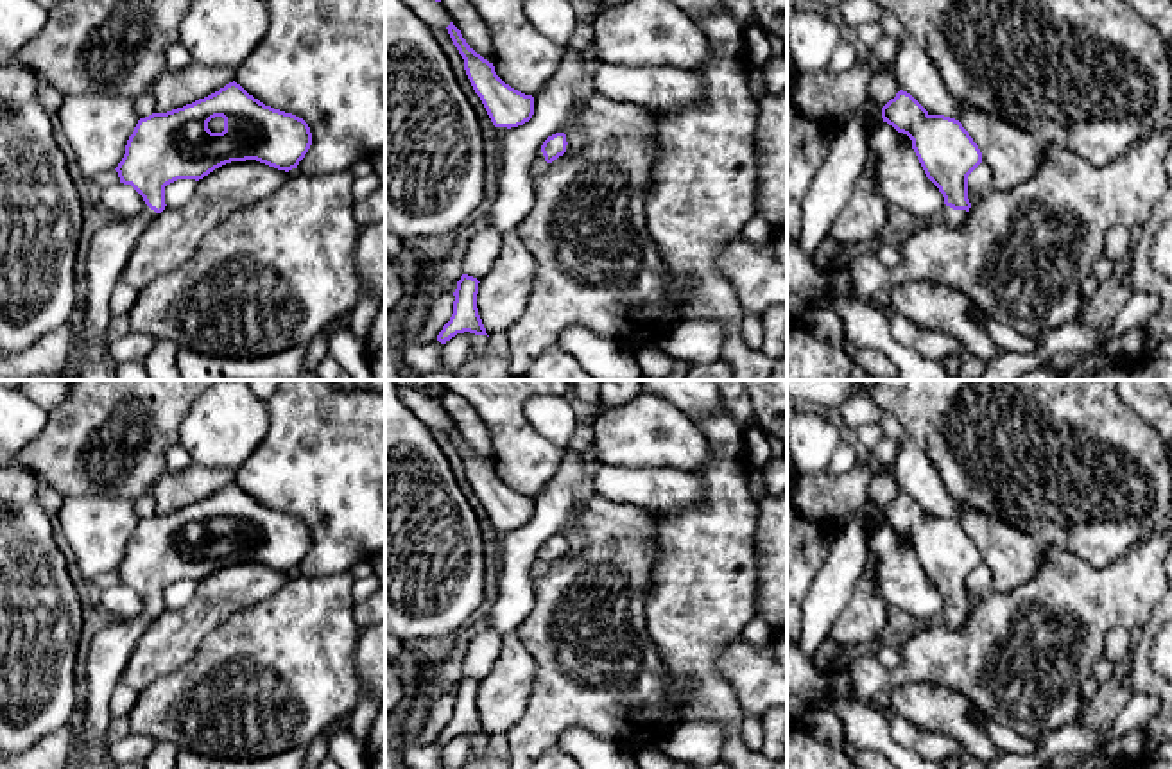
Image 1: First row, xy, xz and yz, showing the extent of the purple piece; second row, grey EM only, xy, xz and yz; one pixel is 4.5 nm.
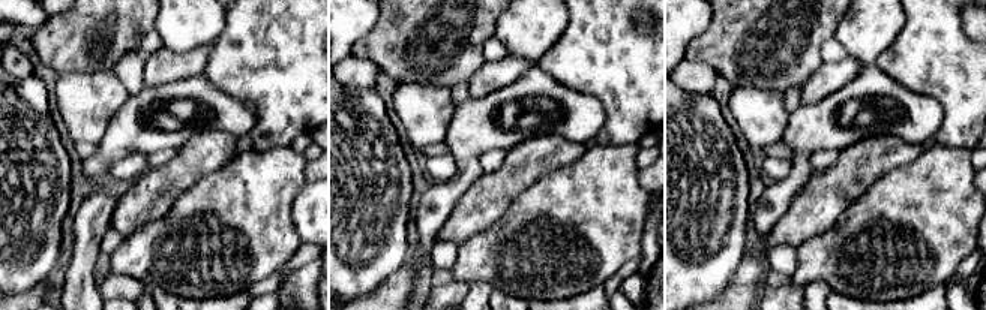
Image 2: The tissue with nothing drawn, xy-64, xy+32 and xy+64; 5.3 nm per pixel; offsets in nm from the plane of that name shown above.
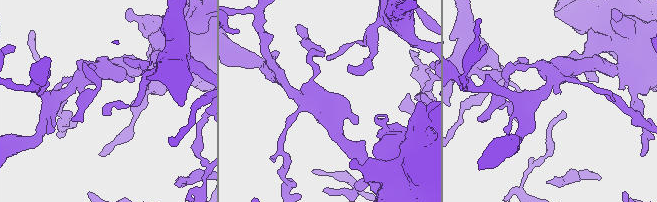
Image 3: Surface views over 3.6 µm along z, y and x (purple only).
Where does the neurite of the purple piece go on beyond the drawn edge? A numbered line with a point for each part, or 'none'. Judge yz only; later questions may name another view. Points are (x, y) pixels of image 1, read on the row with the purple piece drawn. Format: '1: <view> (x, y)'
1: yz (952, 217)

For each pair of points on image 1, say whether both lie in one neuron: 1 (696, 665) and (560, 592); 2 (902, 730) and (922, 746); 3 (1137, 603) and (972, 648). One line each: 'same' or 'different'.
1: different
2: same
3: same

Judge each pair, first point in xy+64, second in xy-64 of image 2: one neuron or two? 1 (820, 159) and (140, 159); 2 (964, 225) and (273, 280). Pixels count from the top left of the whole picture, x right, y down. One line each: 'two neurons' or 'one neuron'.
1: two neurons
2: two neurons

